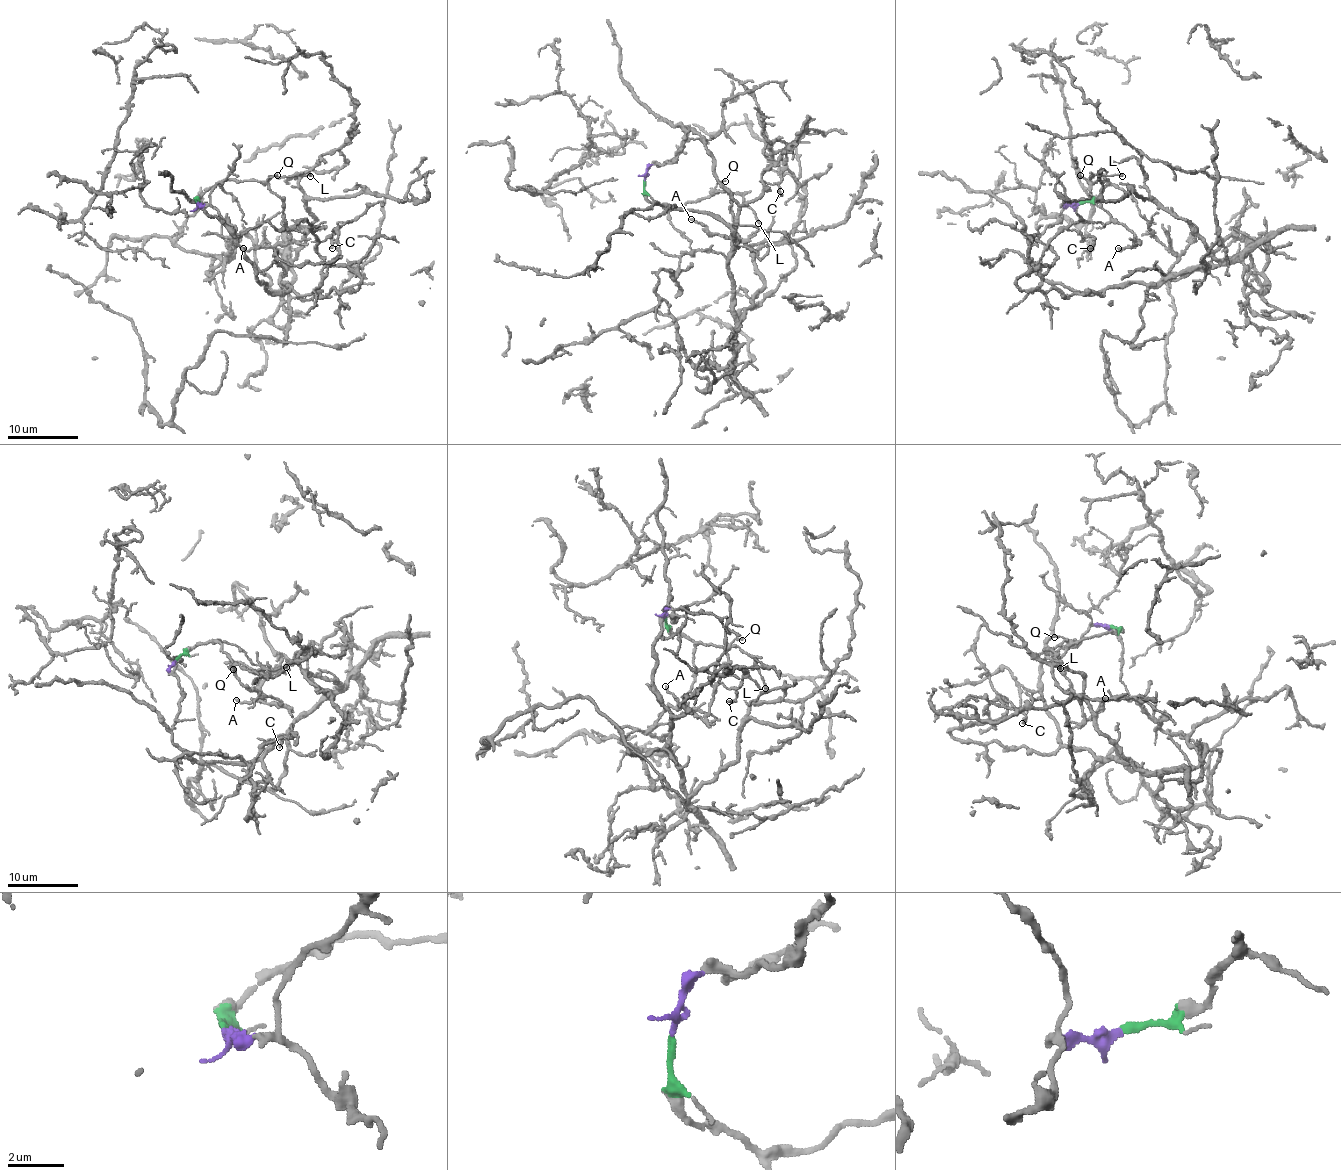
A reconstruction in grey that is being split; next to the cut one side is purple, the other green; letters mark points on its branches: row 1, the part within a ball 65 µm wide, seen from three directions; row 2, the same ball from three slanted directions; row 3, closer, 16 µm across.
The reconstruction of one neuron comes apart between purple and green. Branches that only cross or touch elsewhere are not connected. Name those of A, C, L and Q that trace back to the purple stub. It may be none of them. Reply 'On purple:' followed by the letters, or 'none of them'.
On purple: C

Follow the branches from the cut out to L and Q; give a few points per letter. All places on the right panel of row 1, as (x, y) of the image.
L: (1078, 202), (1093, 202), (1108, 185), (1108, 179), (1092, 181), (1090, 176), (1122, 176)
Q: (1078, 202), (1093, 202), (1108, 185), (1108, 179), (1085, 179), (1079, 174)

